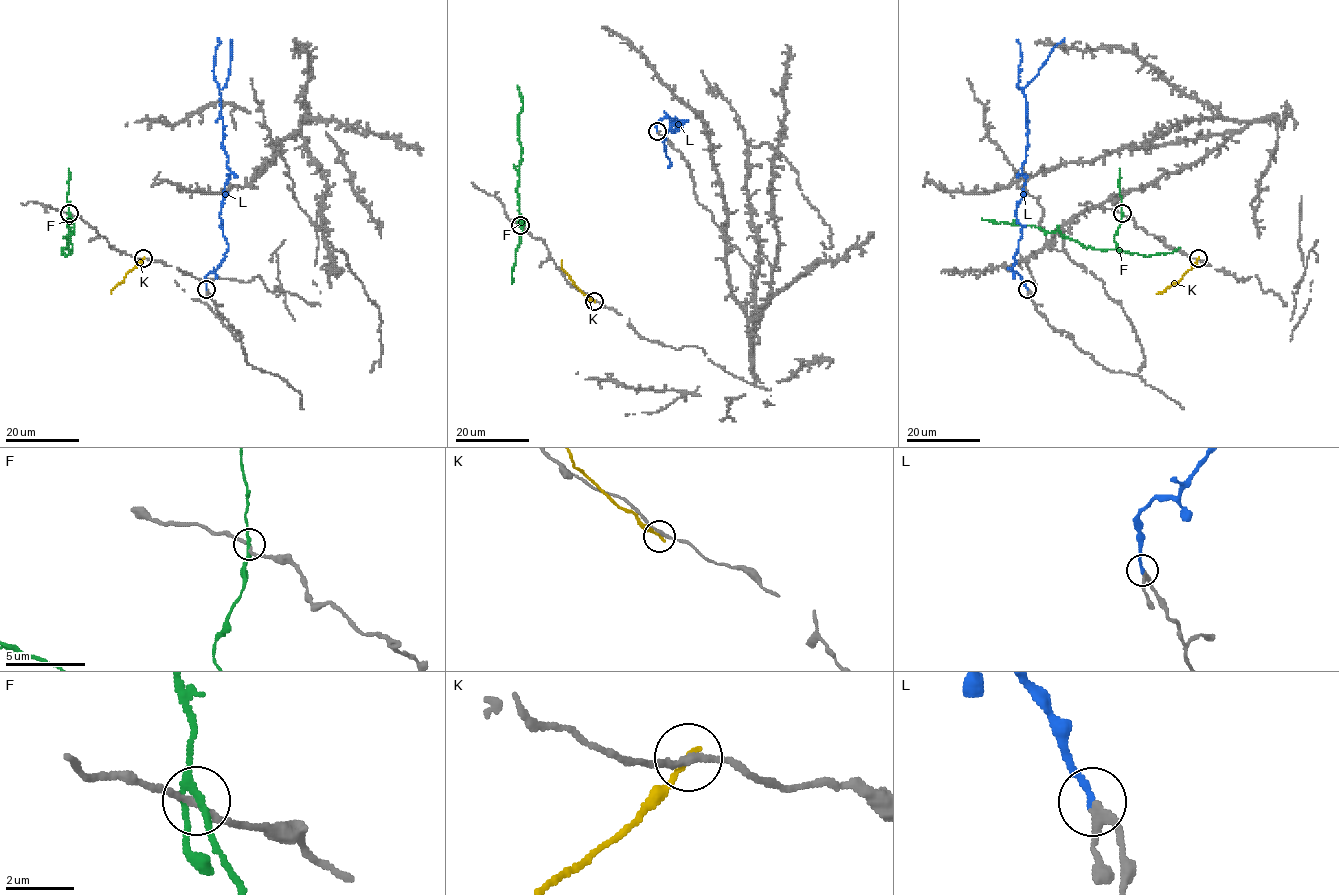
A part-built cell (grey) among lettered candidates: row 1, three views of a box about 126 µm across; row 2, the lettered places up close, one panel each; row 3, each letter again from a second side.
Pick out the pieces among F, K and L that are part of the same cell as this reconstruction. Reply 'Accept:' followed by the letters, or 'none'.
Accept: L

